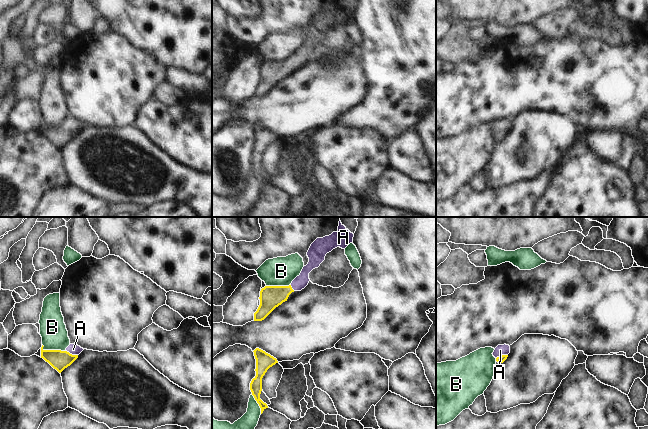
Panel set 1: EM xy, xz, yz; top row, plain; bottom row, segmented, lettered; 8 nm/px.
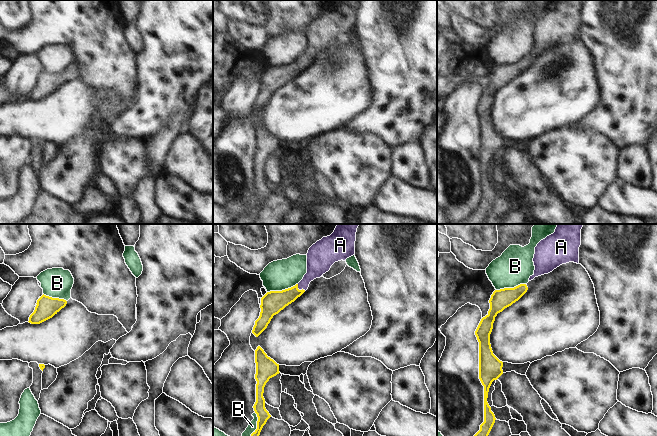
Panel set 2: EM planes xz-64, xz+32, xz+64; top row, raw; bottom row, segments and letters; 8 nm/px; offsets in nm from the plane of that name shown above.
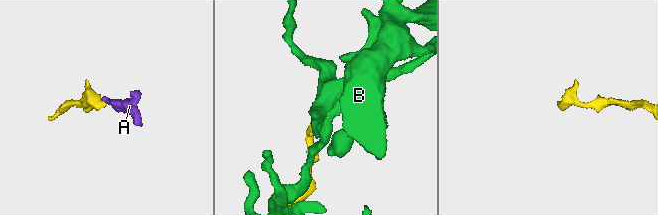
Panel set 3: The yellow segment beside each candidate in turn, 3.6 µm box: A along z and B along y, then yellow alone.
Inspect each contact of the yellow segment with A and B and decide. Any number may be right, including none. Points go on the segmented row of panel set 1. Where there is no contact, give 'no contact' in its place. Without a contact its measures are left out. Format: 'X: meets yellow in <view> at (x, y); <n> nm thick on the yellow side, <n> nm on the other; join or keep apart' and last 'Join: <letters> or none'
A: meets yellow in xy at (71, 354); 160 nm thick on the yellow side, 90 nm on the other; join
B: meets yellow in xy at (52, 350); 160 nm thick on the yellow side, 220 nm on the other; keep apart
Join: A

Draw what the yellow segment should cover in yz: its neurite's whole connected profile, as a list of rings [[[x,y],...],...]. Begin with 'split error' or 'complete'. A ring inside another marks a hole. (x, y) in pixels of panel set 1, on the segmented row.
split error | [[[504,344],[498,345],[492,354],[496,358],[496,361],[501,364],[507,359],[509,353],[510,346]]]

